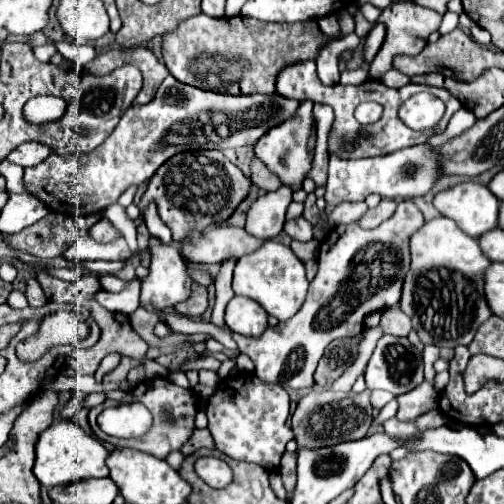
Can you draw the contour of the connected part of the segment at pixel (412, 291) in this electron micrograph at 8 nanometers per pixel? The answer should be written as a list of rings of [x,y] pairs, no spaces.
[[[448,217],[426,221],[410,237],[410,271],[404,275],[400,309],[412,319],[422,343],[436,347],[468,345],[476,329],[492,317],[484,299],[484,271],[490,259],[484,257],[476,239],[464,235]]]

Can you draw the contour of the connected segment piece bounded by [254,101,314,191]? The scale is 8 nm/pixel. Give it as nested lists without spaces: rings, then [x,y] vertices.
[[[303,101],[290,121],[284,121],[280,125],[272,127],[254,145],[256,157],[282,181],[282,185],[290,187],[292,191],[302,189],[302,181],[308,177],[308,173],[312,169],[312,161],[314,161],[312,149],[308,147],[308,141],[312,135],[312,125],[314,125],[313,106],[312,101]]]

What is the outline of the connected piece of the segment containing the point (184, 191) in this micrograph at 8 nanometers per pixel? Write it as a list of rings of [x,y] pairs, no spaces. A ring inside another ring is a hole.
[[[196,151],[196,153],[180,153],[170,157],[148,181],[148,189],[140,201],[140,209],[150,201],[156,201],[160,219],[172,229],[176,241],[184,239],[188,231],[200,229],[204,231],[210,225],[224,223],[238,203],[248,195],[250,179],[230,163],[222,151]]]

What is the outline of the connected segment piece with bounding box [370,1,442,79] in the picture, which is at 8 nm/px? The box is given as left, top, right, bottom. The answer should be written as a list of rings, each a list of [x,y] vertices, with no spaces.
[[[400,1],[398,5],[390,5],[388,13],[384,9],[382,15],[378,17],[378,21],[382,21],[386,25],[386,41],[370,65],[370,75],[374,79],[380,79],[386,71],[392,69],[392,59],[396,55],[418,55],[426,47],[428,35],[440,27],[442,15],[438,15],[436,11],[417,5],[412,1]]]

